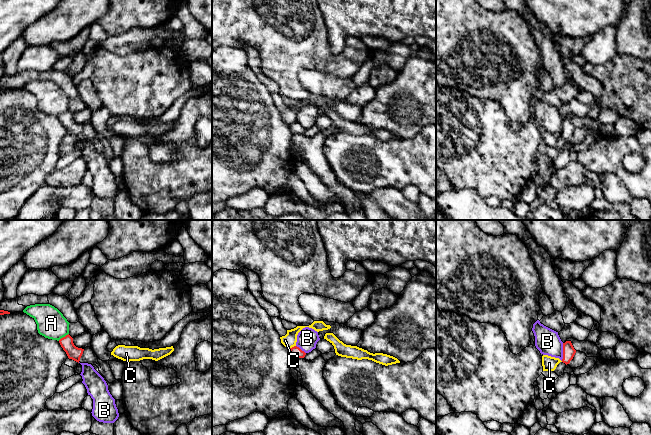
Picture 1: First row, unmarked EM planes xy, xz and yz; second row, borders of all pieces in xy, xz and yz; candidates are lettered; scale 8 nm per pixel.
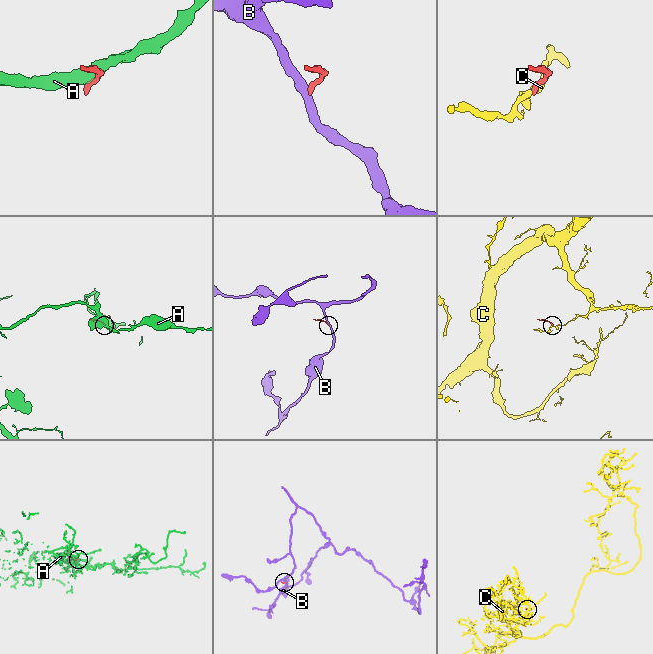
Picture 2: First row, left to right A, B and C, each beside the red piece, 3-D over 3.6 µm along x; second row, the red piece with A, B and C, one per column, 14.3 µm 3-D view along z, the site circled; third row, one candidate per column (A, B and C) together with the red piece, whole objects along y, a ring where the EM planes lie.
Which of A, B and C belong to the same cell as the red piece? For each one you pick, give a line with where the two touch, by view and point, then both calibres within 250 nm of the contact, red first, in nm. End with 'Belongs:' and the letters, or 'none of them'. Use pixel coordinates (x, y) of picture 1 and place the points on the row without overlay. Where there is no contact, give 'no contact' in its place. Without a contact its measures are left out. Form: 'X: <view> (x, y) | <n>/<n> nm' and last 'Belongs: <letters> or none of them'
Belongs: none of them

